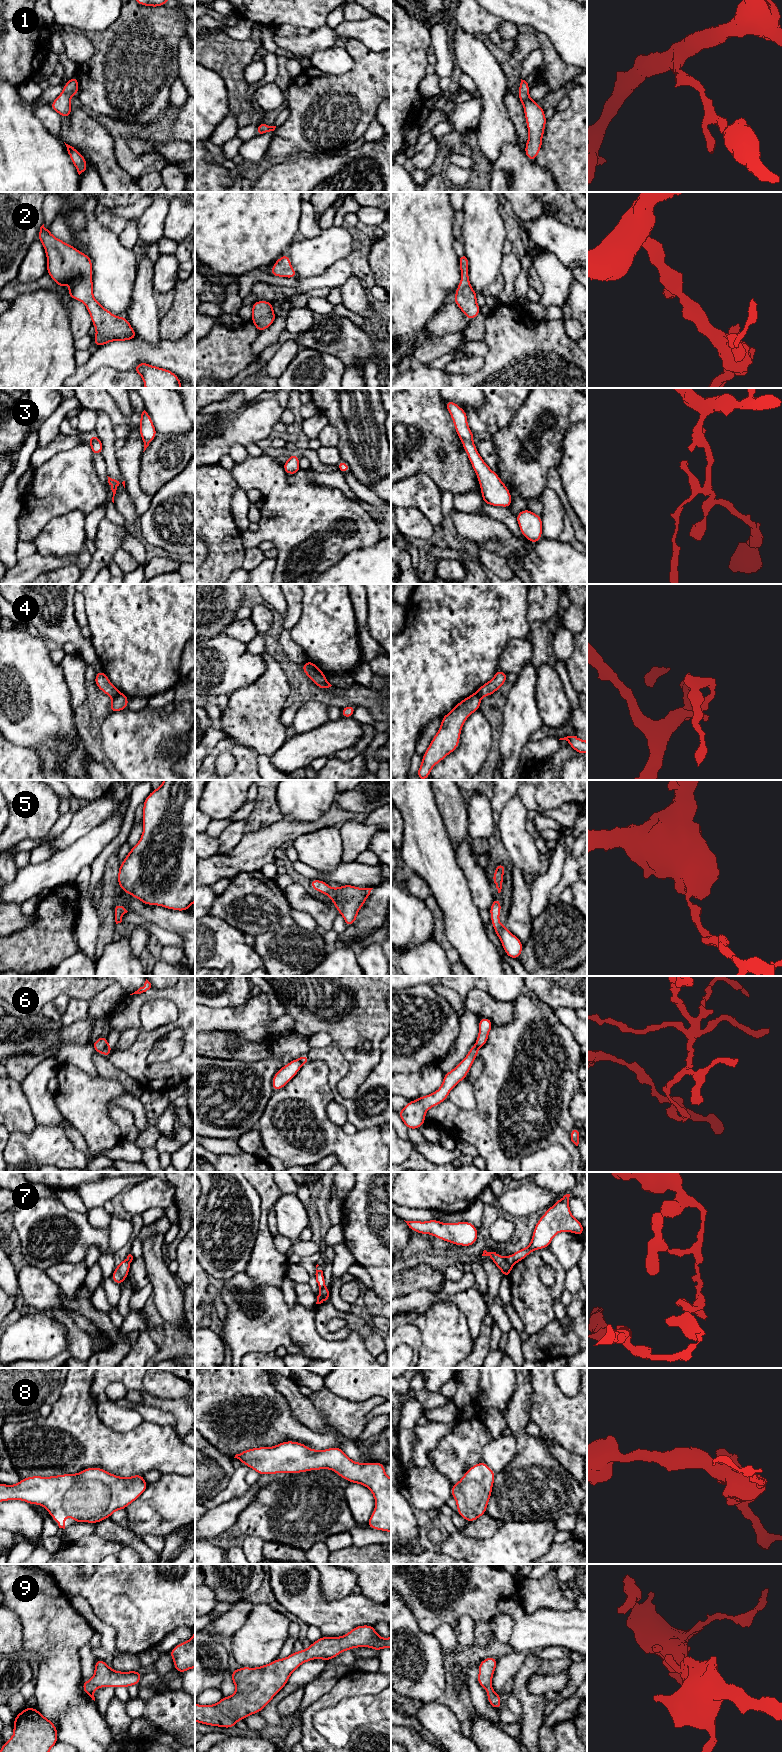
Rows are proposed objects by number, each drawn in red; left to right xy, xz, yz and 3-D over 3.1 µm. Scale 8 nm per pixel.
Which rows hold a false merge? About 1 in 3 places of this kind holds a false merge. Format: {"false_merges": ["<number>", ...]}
{"false_merges": ["4", "6", "7"]}

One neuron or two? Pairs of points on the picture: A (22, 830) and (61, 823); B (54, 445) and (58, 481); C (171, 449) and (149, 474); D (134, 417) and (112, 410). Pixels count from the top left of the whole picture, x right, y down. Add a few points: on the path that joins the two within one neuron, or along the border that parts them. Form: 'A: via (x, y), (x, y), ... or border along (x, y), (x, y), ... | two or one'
A: border along (60, 815), (53, 826), (43, 836), (36, 839) | two
B: border along (77, 445), (56, 453), (36, 468) | two
C: via (167, 455), (155, 468) | one
D: via (129, 418), (120, 418), (117, 415) | one

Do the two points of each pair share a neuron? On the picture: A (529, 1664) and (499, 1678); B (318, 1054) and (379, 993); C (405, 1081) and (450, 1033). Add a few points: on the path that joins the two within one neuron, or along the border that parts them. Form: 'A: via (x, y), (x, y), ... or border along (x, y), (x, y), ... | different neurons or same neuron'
A: border along (529, 1653), (515, 1675) | different neurons
B: border along (332, 1041), (339, 1048), (345, 1061) | different neurons
C: border along (435, 1064), (426, 1064), (416, 1071), (401, 1074) | different neurons

